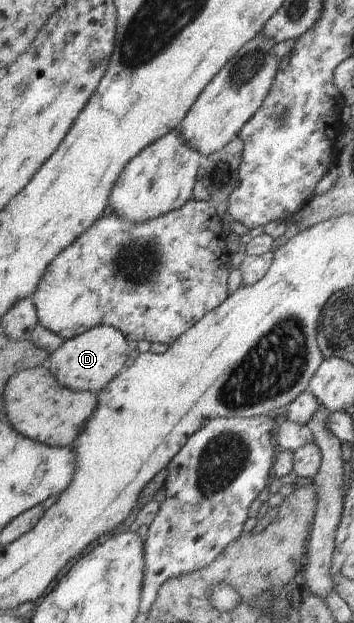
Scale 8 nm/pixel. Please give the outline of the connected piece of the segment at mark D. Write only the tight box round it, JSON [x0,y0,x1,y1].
[45,326,128,393]

